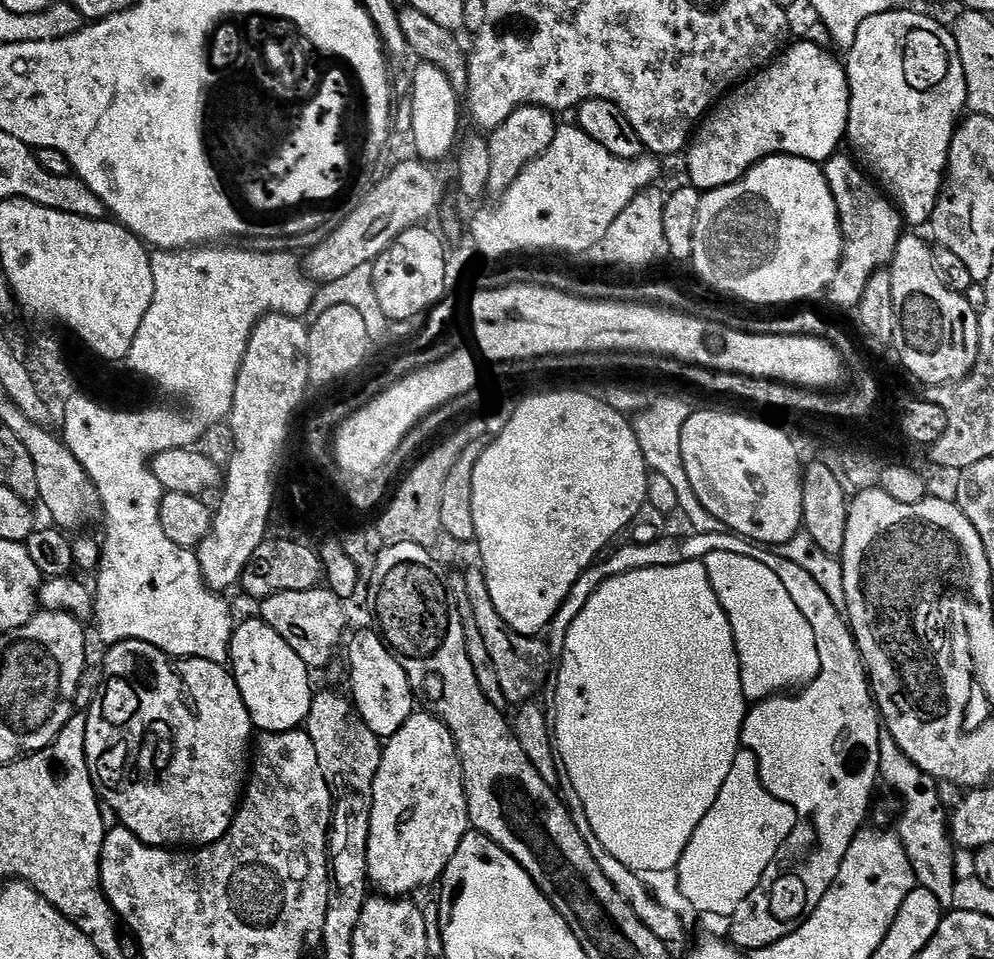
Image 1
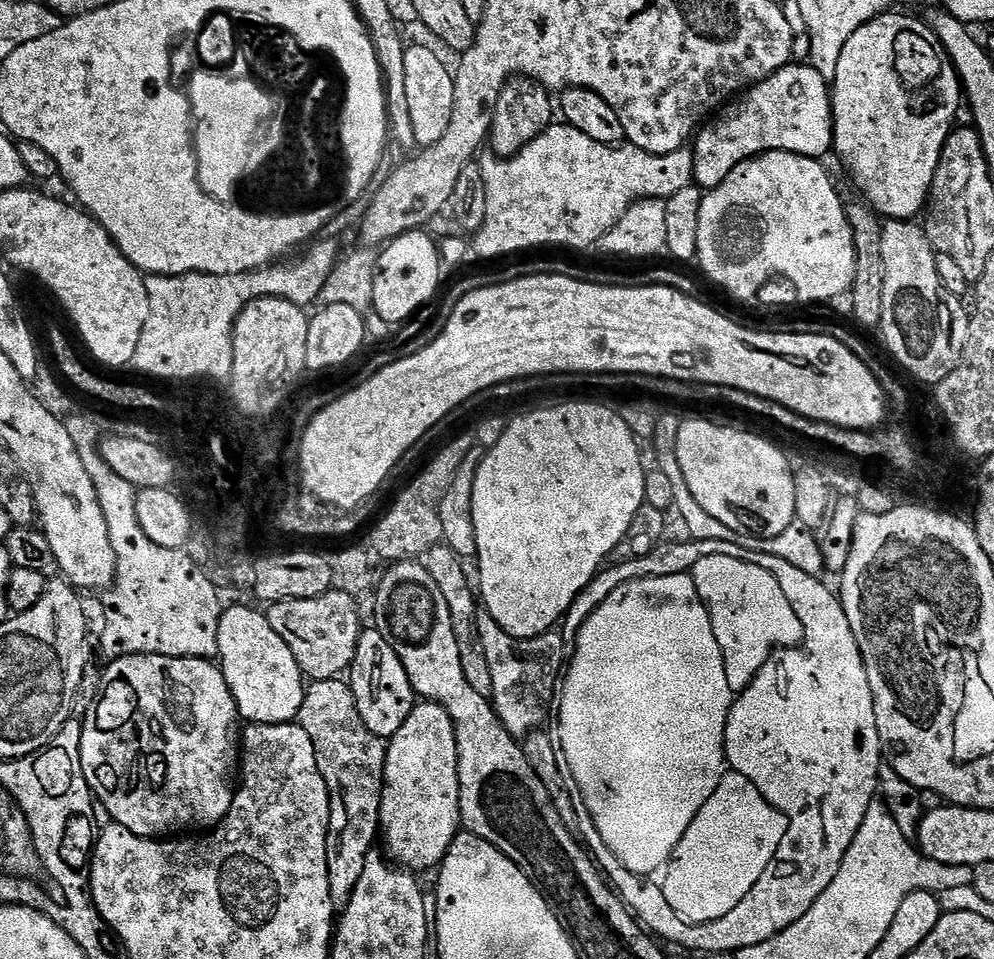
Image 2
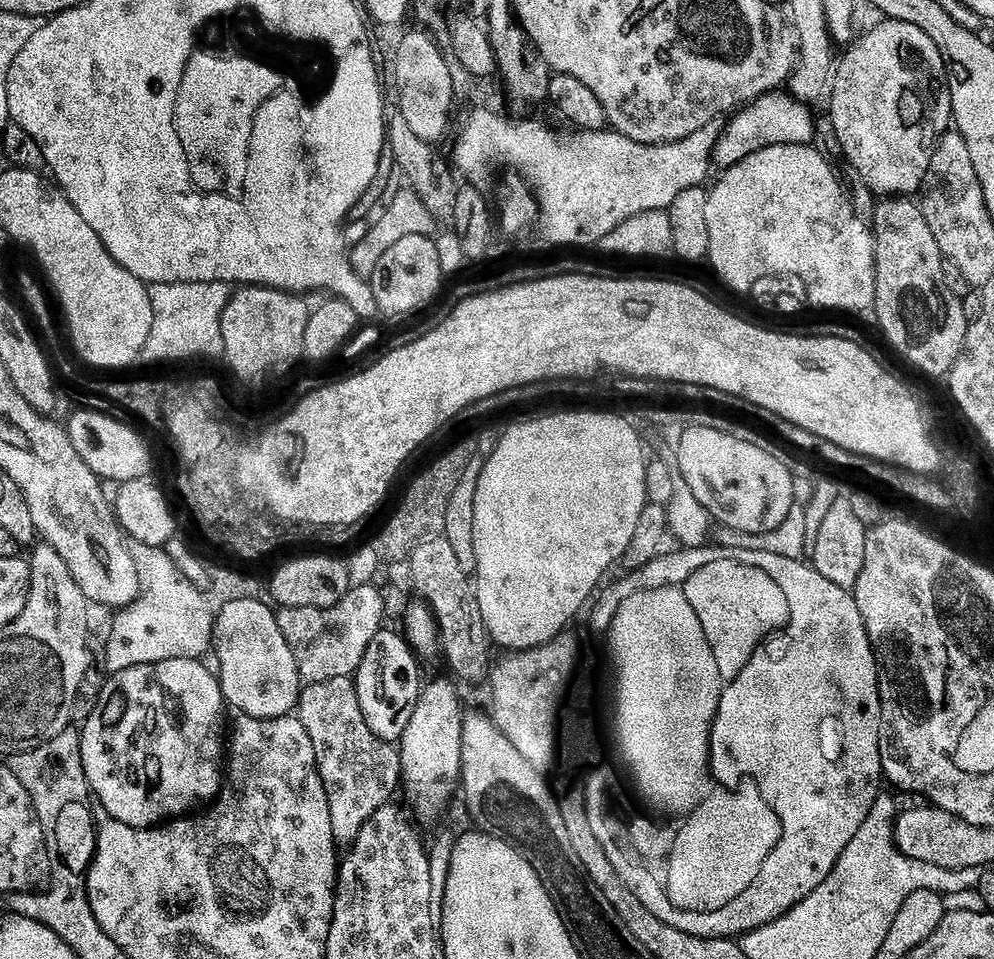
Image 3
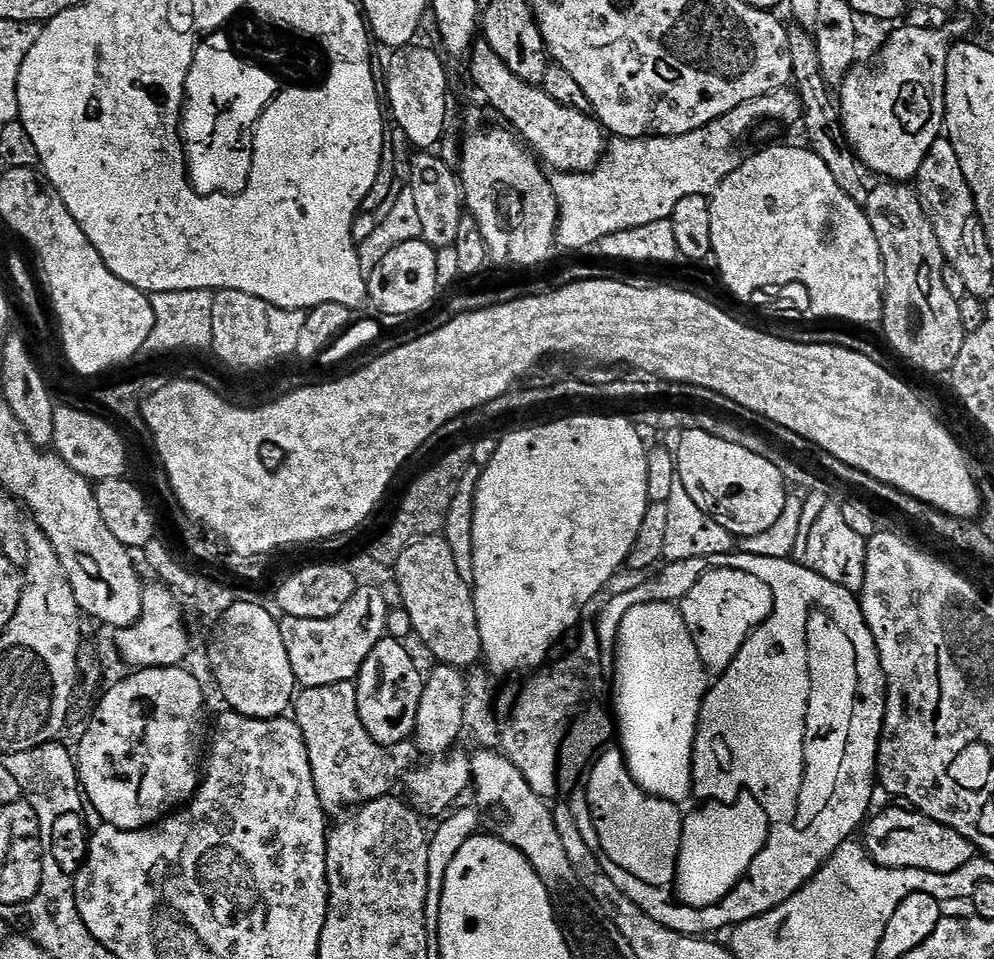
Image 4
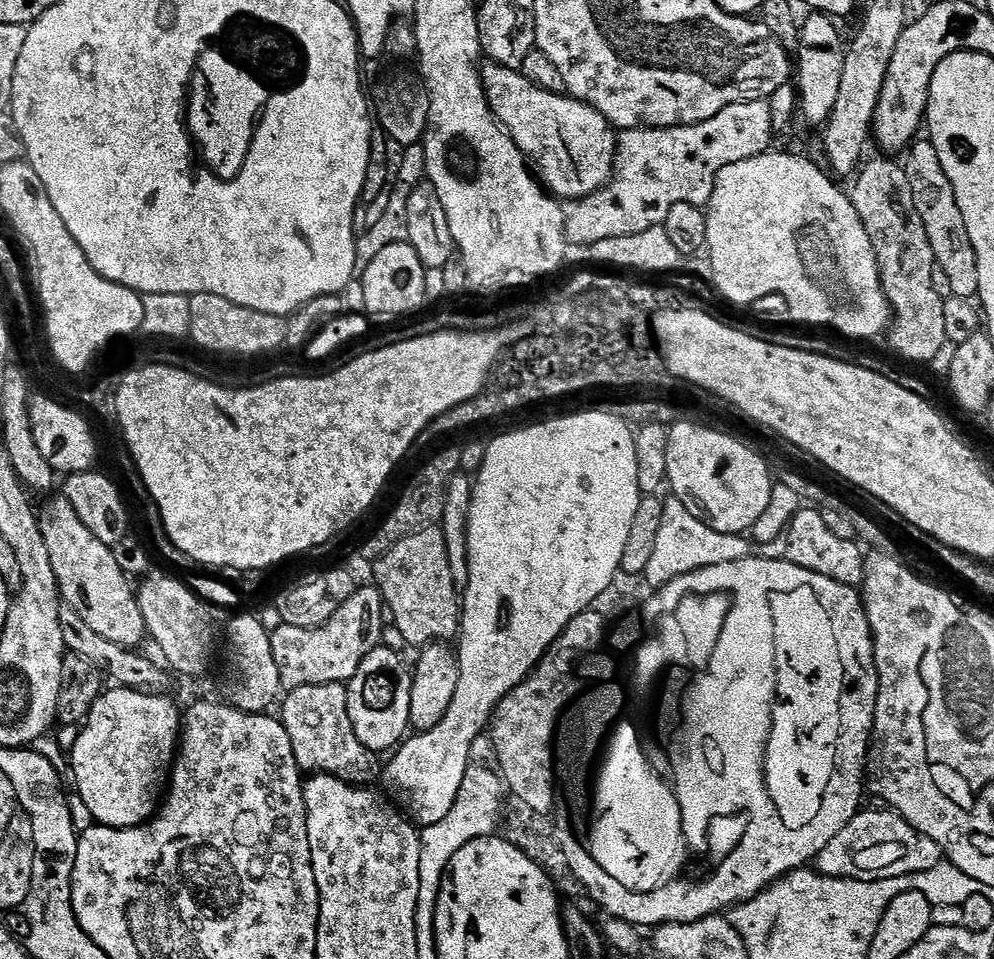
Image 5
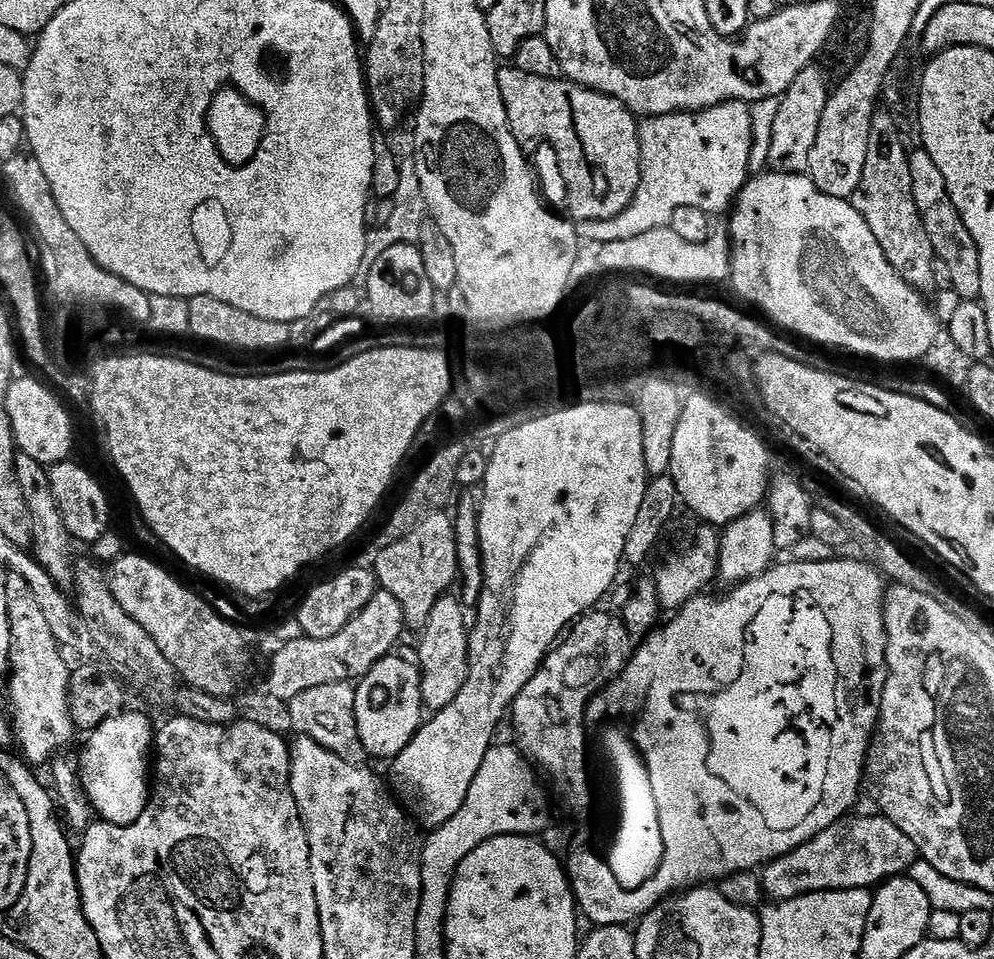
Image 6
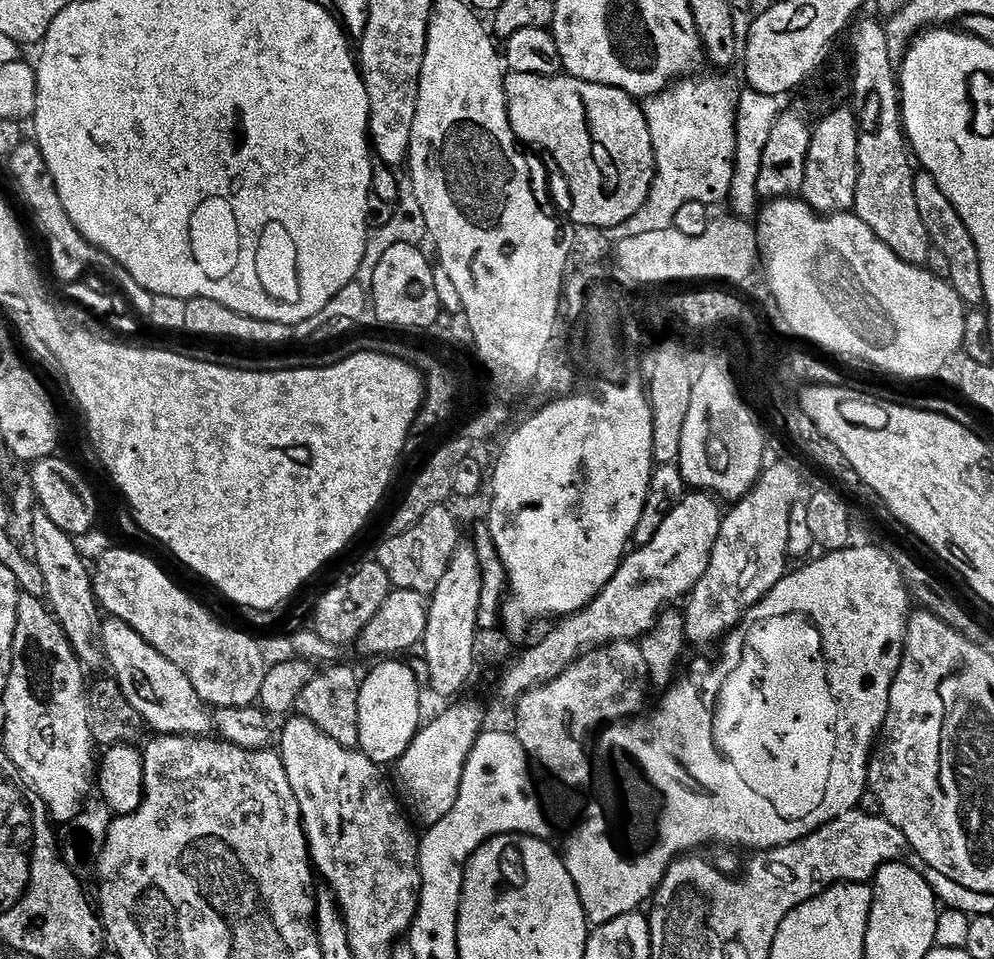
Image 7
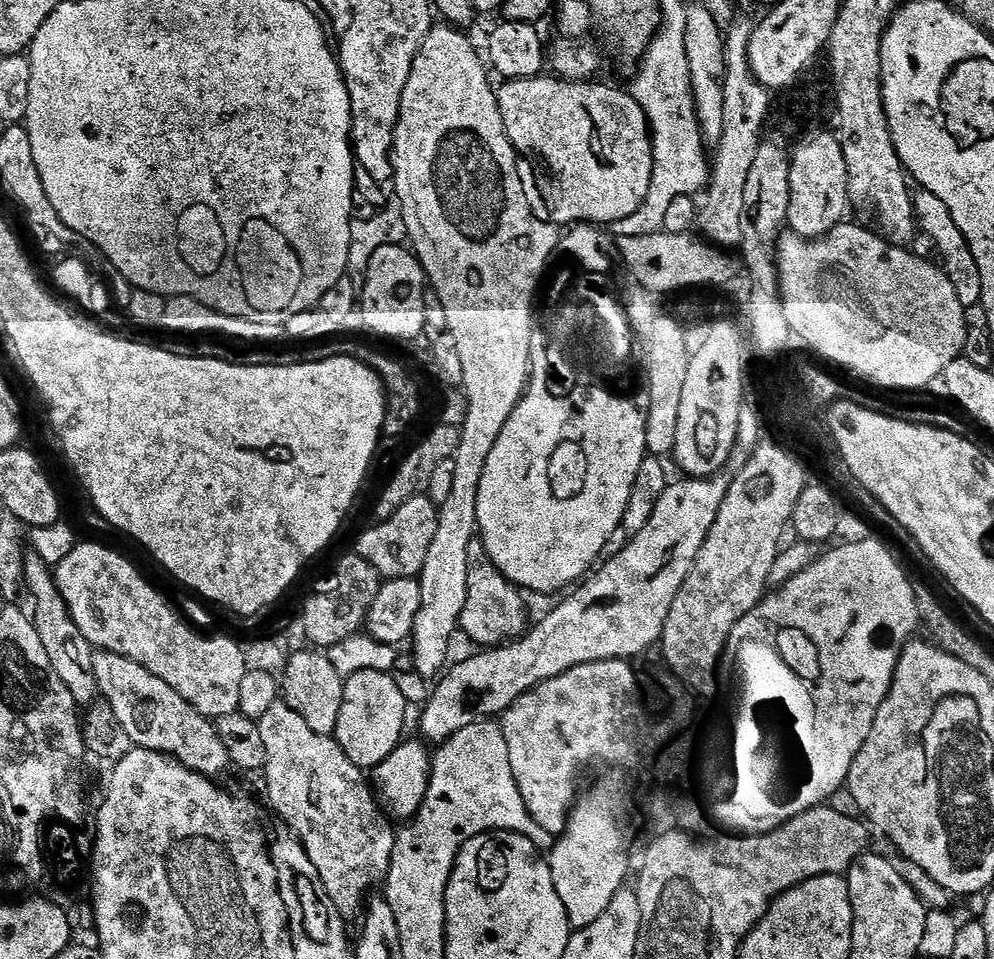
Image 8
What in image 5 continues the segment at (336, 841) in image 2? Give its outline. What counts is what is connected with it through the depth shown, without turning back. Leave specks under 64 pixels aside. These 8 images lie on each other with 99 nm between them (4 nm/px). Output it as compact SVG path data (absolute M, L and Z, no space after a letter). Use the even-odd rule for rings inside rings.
M311 684L291 689L287 695L283 697L282 723L290 734L296 760L301 766L317 764L321 773L361 786L371 785L371 780L381 775L381 757L362 746L362 742L358 742L358 734L354 734L354 722L350 722L348 690L345 685Z

